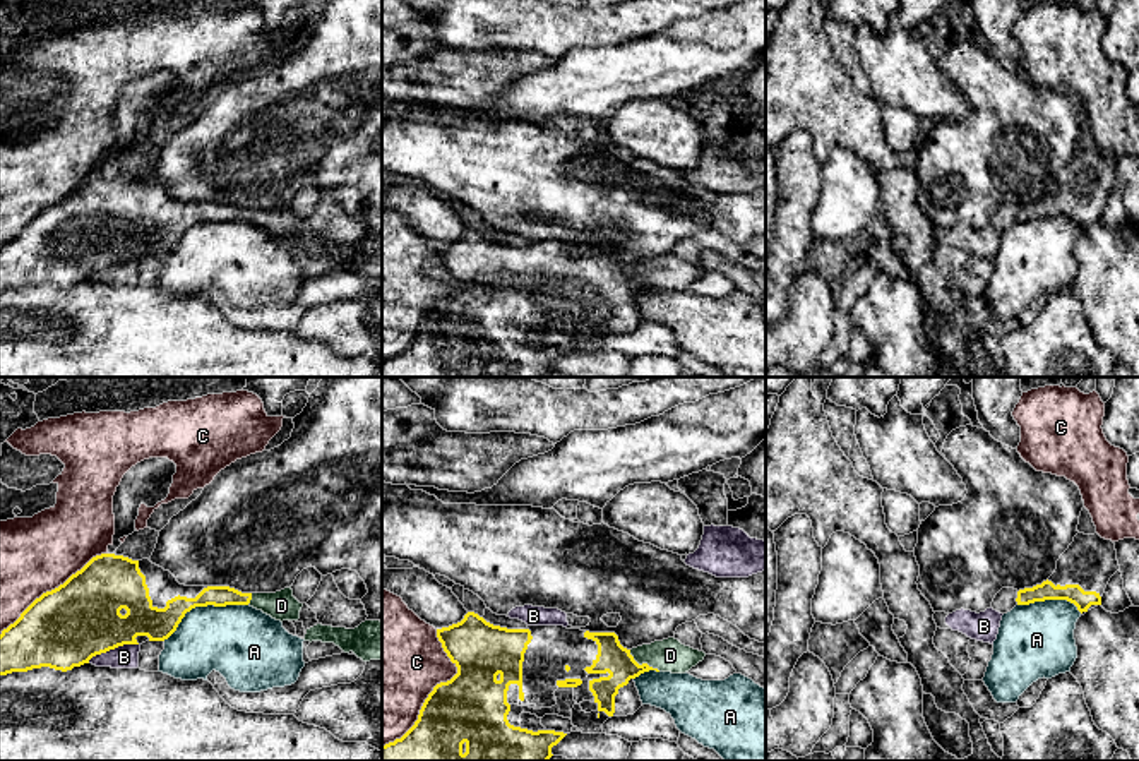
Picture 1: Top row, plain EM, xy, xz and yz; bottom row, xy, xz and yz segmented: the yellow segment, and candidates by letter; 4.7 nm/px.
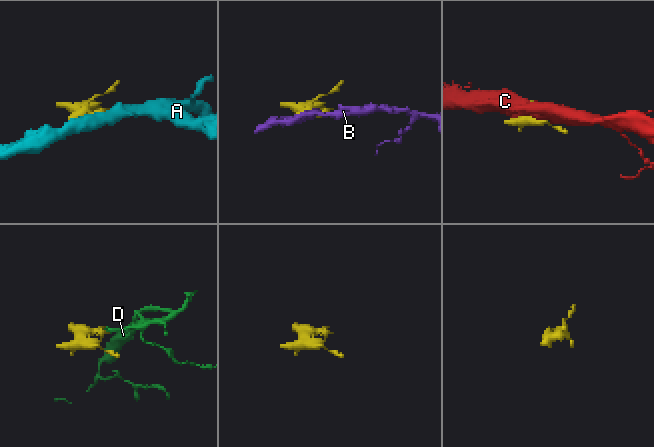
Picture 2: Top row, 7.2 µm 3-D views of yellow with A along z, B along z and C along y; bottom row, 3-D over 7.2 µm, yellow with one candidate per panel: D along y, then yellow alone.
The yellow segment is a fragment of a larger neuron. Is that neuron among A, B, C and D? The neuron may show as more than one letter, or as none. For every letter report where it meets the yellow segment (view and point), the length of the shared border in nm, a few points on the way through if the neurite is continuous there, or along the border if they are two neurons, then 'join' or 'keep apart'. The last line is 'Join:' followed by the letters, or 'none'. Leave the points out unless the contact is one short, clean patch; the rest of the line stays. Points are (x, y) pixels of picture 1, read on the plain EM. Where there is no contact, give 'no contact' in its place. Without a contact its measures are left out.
A: xy (202, 221) | 440 nm | keep apart
B: xy (112, 264) | 260 nm | keep apart
C: xz (434, 305) | 600 nm | keep apart
D: xz (643, 280) | 180 nm | across xz (612, 273), (620, 280), (643, 280), (650, 273), (670, 271) | join
Join: D

